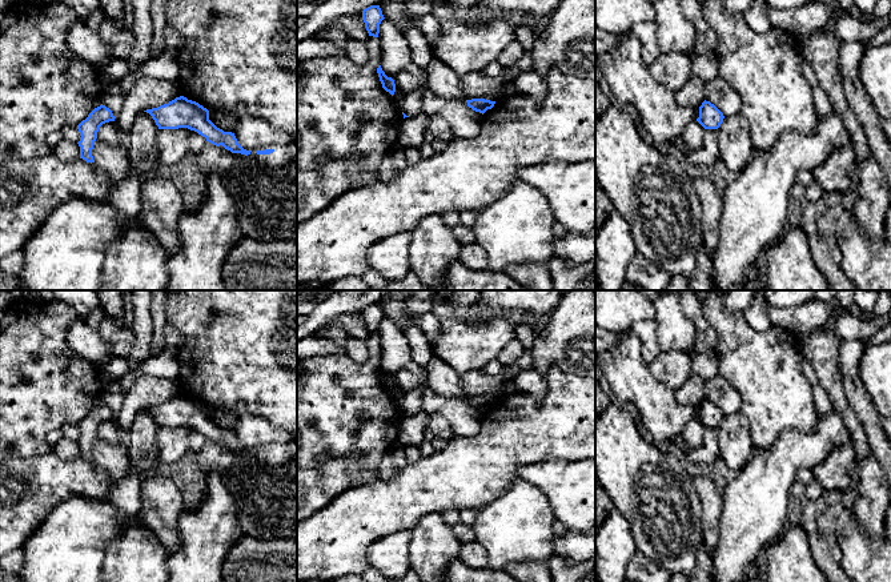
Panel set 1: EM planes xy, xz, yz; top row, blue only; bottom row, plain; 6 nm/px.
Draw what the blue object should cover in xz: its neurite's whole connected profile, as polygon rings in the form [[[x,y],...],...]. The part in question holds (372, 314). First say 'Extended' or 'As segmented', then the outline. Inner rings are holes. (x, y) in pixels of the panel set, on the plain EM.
As segmented. [[[370,304],[362,309],[362,318],[369,334],[378,336],[380,322],[384,317],[380,304]]]

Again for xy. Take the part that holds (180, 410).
As segmented. [[[184,394],[176,396],[174,398],[169,400],[168,402],[160,404],[157,406],[144,409],[152,414],[158,428],[178,428],[178,426],[188,426],[190,429],[197,430],[202,436],[206,437],[208,441],[220,445],[222,443],[225,447],[230,449],[232,451],[241,451],[241,453],[250,453],[252,449],[244,447],[234,432],[224,430],[222,428],[217,426],[209,418],[209,409],[200,404],[196,400],[188,398]]]

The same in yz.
As segmented. [[[705,398],[699,405],[699,416],[697,417],[697,420],[705,428],[718,428],[723,421],[723,417],[723,412],[710,400]]]

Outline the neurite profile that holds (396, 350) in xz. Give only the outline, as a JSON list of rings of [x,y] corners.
[[[384,317],[380,322],[381,366],[388,376],[394,376],[405,364],[412,361],[412,348],[404,330]]]

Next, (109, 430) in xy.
[[[115,420],[103,422],[97,430],[97,436],[112,445],[119,445],[124,442],[125,438],[124,430],[116,424]]]

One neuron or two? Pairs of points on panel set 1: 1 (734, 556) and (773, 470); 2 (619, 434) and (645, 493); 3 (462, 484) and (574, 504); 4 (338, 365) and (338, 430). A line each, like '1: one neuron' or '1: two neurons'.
1: one neuron
2: one neuron
3: two neurons
4: one neuron

